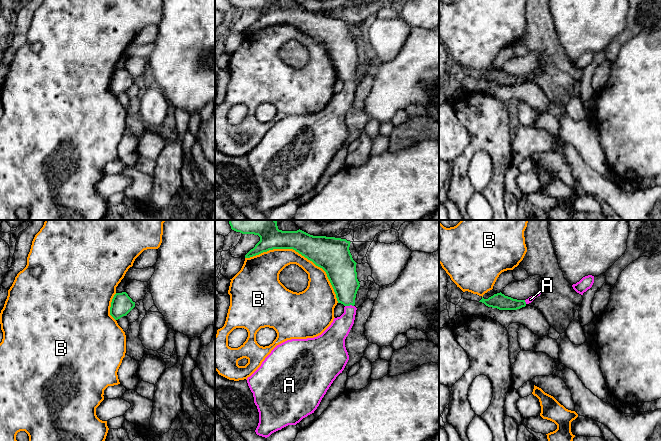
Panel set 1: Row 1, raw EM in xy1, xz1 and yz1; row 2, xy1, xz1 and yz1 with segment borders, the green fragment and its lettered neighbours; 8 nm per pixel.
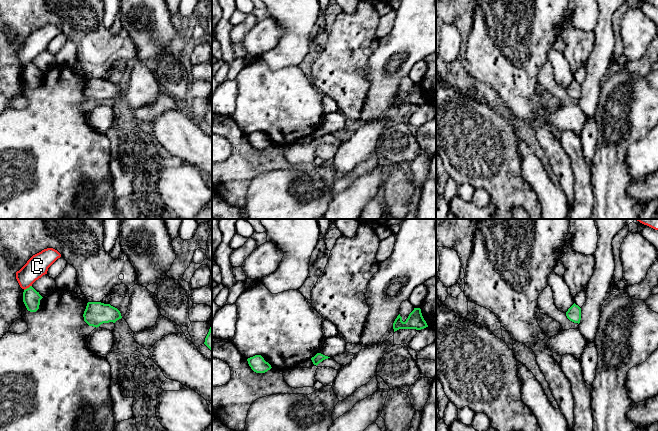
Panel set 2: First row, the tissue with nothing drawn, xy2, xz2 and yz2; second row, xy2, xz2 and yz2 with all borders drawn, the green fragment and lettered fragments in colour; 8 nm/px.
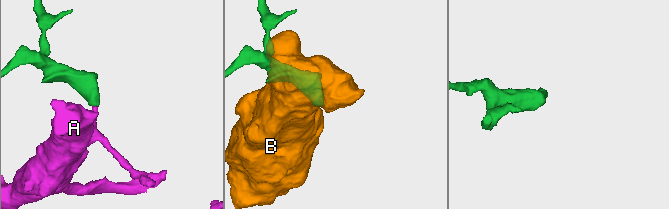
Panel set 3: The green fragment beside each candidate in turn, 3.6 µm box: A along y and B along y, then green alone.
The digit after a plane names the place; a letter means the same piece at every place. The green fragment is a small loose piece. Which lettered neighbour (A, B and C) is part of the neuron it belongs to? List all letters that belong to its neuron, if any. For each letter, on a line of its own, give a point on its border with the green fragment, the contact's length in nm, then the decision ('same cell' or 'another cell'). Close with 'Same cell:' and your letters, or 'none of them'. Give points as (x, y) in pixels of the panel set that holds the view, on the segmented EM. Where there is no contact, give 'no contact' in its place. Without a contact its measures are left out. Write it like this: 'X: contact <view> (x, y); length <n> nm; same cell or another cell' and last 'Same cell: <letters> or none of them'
A: contact xz1 (349, 305); length 70 nm; same cell
B: contact xz1 (300, 253); length 850 nm; another cell
C: contact xy2 (27, 288); length 80 nm; another cell
Same cell: A

